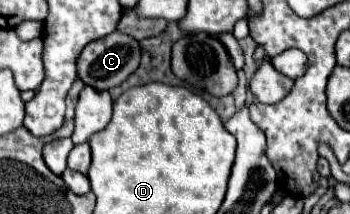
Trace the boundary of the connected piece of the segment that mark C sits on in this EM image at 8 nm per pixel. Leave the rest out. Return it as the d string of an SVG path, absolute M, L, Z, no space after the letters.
M113 31L111 35L97 39L95 43L87 45L79 59L77 59L77 77L85 83L91 85L95 89L111 89L115 85L121 85L137 67L141 61L141 49L139 43L135 39L131 39L129 35L123 35L119 31Z

